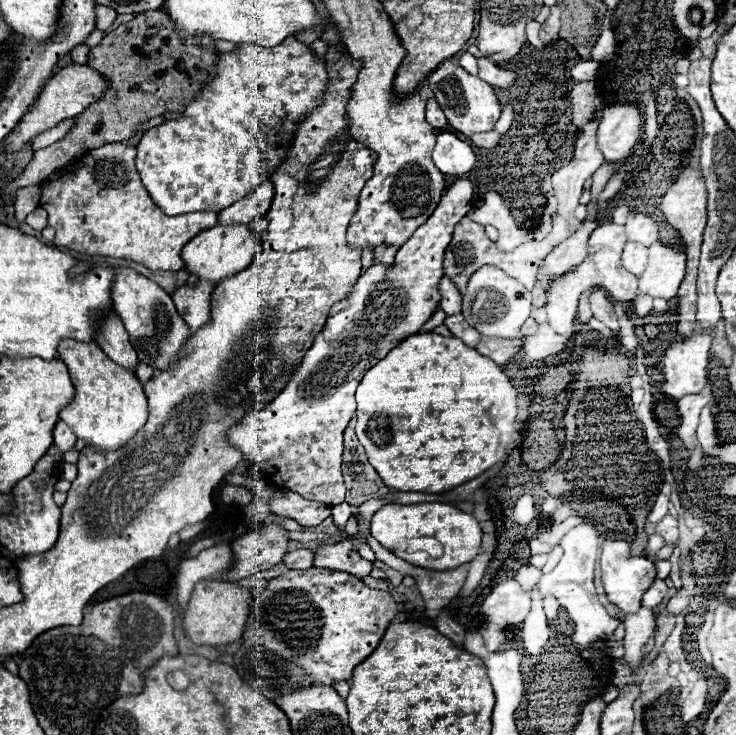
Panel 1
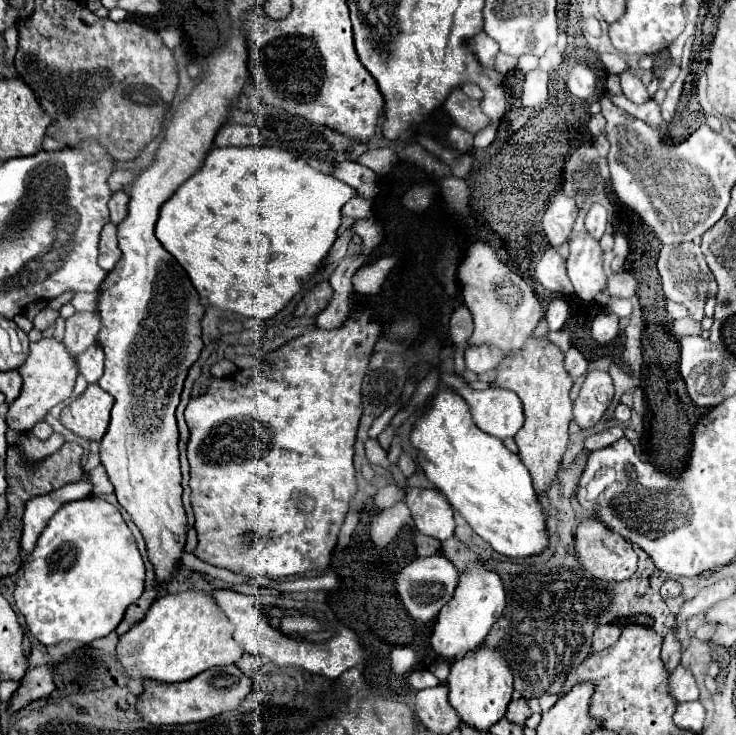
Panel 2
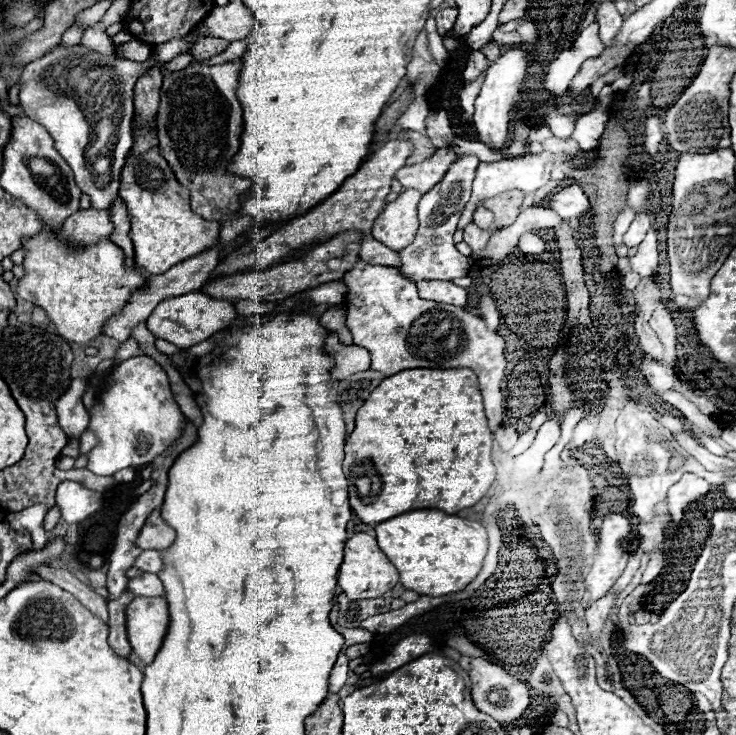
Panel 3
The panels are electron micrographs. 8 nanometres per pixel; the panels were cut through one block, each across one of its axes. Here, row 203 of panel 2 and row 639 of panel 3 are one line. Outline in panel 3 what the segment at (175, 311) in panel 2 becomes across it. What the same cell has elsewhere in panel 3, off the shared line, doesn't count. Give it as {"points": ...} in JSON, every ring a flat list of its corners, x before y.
{"points":[[134,598,126,608,128,638,146,666,154,660,168,632,170,614,164,598]]}

